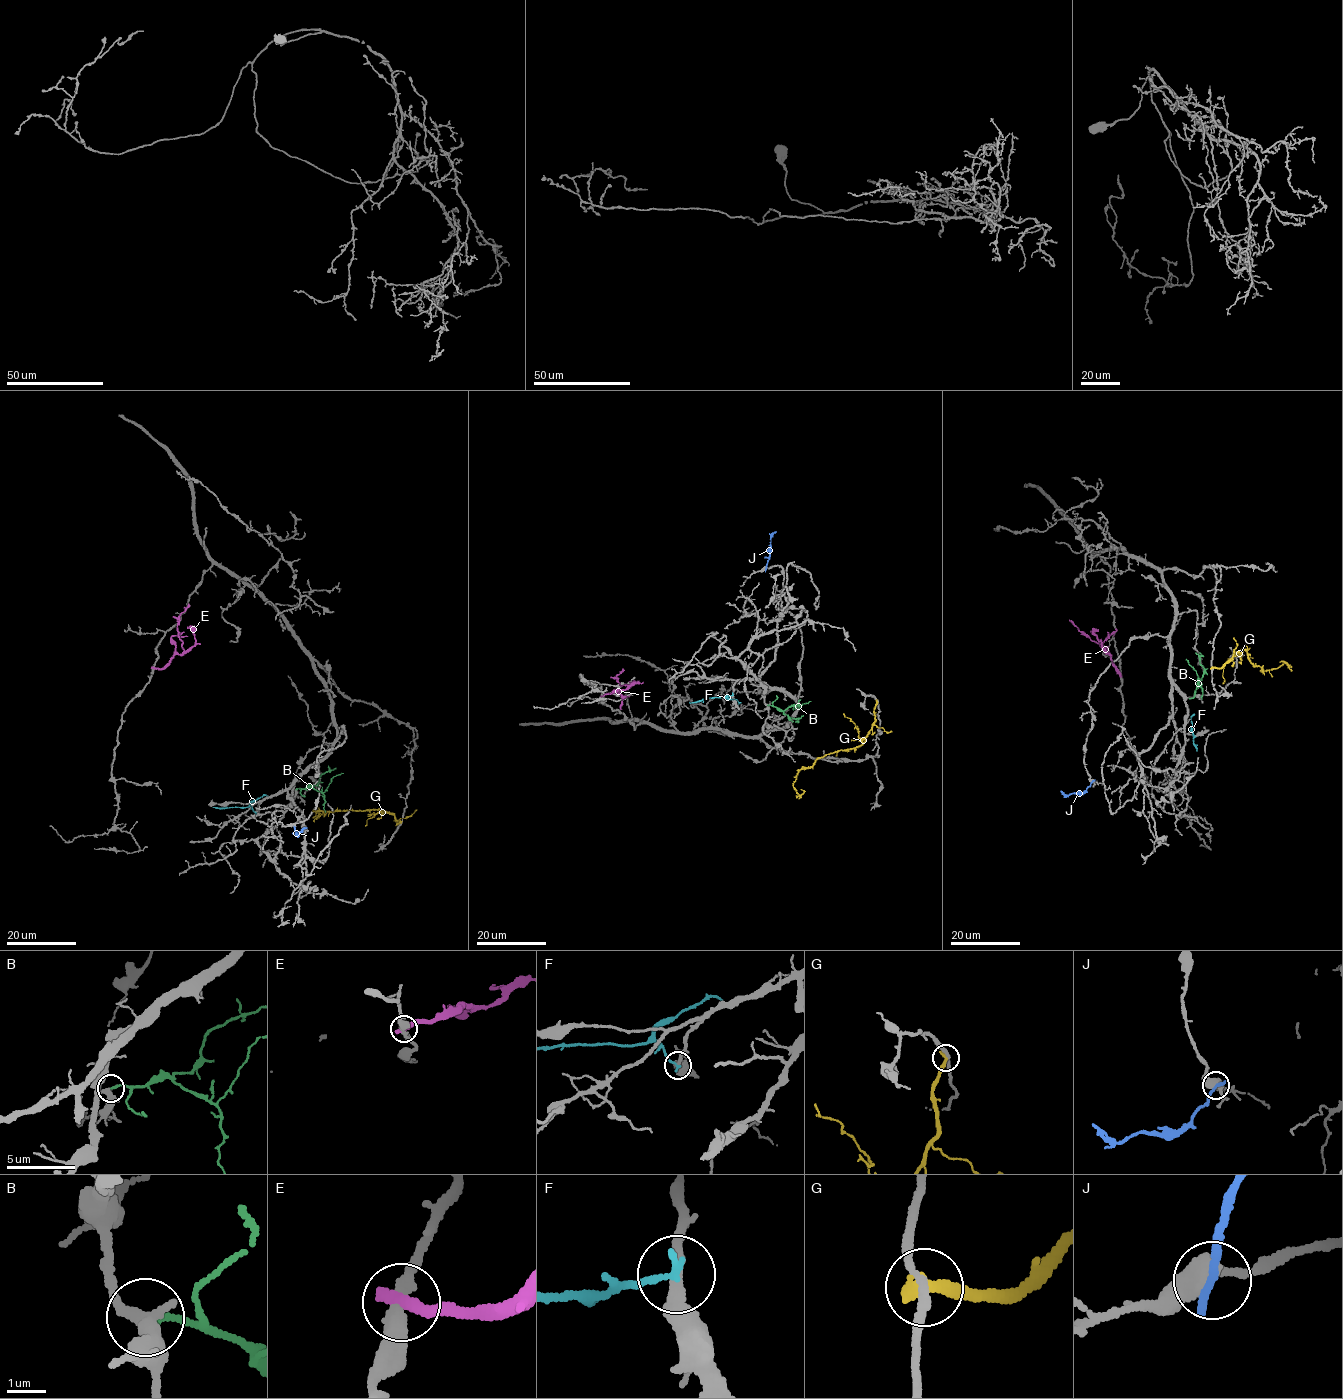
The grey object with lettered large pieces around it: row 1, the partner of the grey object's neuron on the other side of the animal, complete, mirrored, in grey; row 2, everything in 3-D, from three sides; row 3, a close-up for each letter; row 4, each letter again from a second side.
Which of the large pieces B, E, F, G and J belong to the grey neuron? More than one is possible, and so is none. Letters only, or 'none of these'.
B

